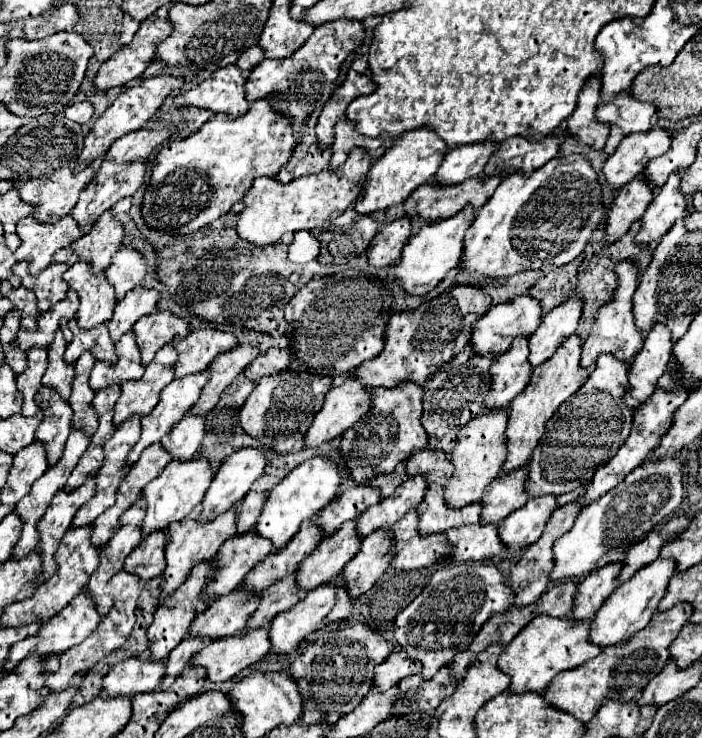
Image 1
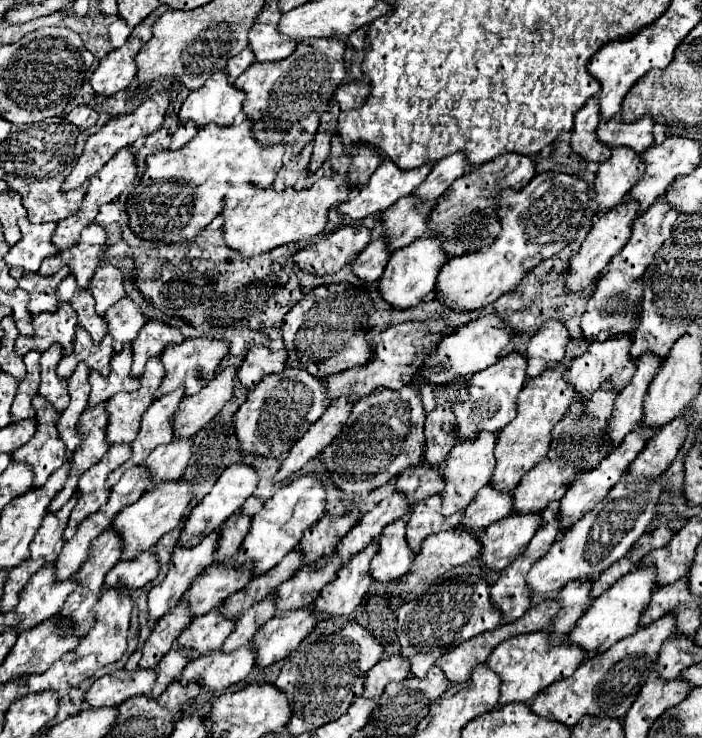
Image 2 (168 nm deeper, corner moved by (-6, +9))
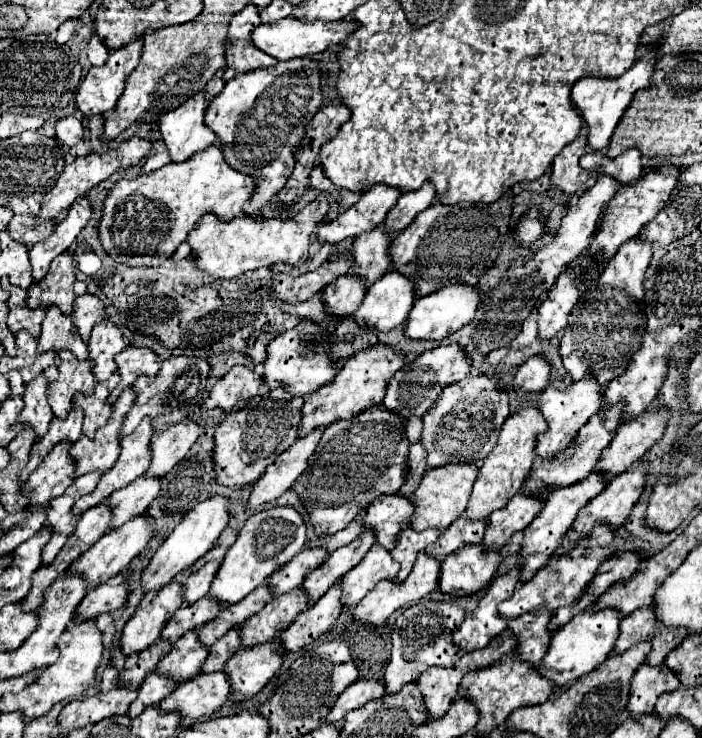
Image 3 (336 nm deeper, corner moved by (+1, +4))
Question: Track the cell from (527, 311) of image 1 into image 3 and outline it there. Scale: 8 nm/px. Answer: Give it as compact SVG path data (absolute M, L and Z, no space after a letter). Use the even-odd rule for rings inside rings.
M440 345L438 349L426 351L420 357L416 357L412 363L406 363L388 383L386 395L382 399L382 405L388 411L398 413L400 417L404 417L406 421L416 415L422 417L438 399L438 395L442 393L444 387L462 381L464 377L468 377L470 373L470 361L464 357L464 353L460 351L458 345Z

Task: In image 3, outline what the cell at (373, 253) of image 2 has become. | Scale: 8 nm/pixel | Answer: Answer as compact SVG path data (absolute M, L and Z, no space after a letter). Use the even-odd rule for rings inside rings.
M344 275L324 289L322 303L328 315L336 319L344 319L350 317L360 307L364 295L366 295L366 283L360 277Z

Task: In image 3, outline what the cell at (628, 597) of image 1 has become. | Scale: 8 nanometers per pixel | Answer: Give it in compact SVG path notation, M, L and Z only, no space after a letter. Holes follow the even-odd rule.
M592 607L584 613L576 615L568 625L560 627L556 633L552 633L550 647L538 667L540 675L554 681L556 687L562 687L568 681L580 679L584 673L594 671L614 649L616 637L618 637L618 625L622 621L622 613L616 609L602 609L594 611Z

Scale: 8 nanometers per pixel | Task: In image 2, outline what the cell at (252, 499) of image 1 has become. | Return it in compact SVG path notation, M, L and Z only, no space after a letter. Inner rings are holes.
M237 512L235 516L231 516L231 520L227 520L227 524L223 524L221 542L219 542L219 548L215 554L215 562L235 556L235 552L239 550L245 534L249 530L249 524L251 524L251 518L243 512Z

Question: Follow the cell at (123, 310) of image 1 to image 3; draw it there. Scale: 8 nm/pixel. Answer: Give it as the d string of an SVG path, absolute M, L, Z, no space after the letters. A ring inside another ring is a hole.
M100 321L98 325L94 325L88 339L88 359L94 361L92 373L96 381L106 381L116 371L114 357L124 349L126 343L118 327L114 327L110 321Z

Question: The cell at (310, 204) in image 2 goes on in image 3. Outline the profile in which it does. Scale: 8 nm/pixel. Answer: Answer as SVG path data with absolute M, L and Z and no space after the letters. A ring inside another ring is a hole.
M318 197L306 205L292 219L252 219L252 217L234 217L232 221L218 221L214 215L204 215L198 225L188 233L186 243L192 249L196 267L214 279L238 279L246 271L256 271L260 267L276 263L304 263L308 259L310 235L316 231L318 223L324 221L328 213L328 201Z

